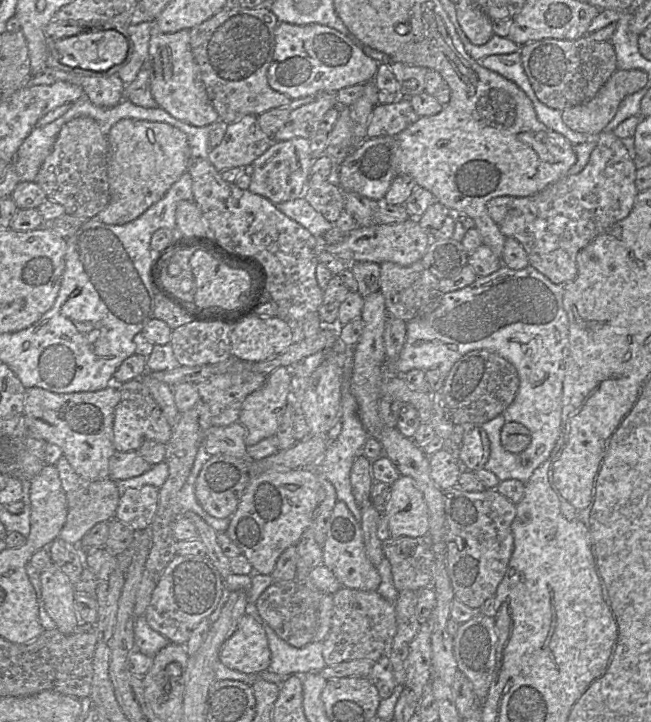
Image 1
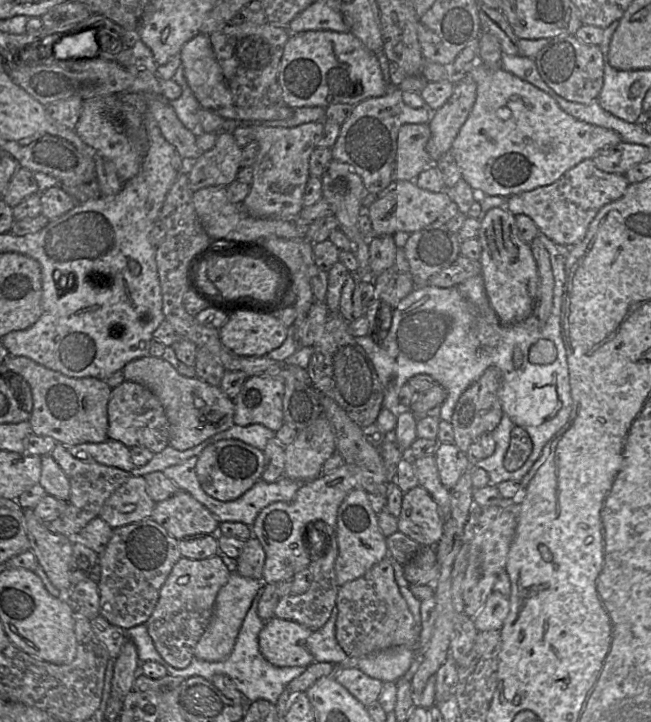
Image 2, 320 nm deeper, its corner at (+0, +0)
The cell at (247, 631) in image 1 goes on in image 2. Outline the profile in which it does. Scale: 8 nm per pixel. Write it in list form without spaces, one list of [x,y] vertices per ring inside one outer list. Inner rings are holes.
[[[277,617],[265,622],[259,633],[259,649],[267,661],[277,667],[308,667],[314,657],[306,646],[308,637],[313,633],[308,627],[291,620]]]

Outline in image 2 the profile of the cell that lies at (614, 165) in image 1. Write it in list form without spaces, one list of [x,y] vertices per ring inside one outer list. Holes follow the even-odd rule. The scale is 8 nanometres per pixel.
[[[589,158],[566,171],[549,185],[510,196],[504,207],[514,216],[524,214],[530,217],[539,232],[554,243],[572,247],[584,239],[598,211],[604,205],[619,199],[628,185],[624,174],[604,172]]]

